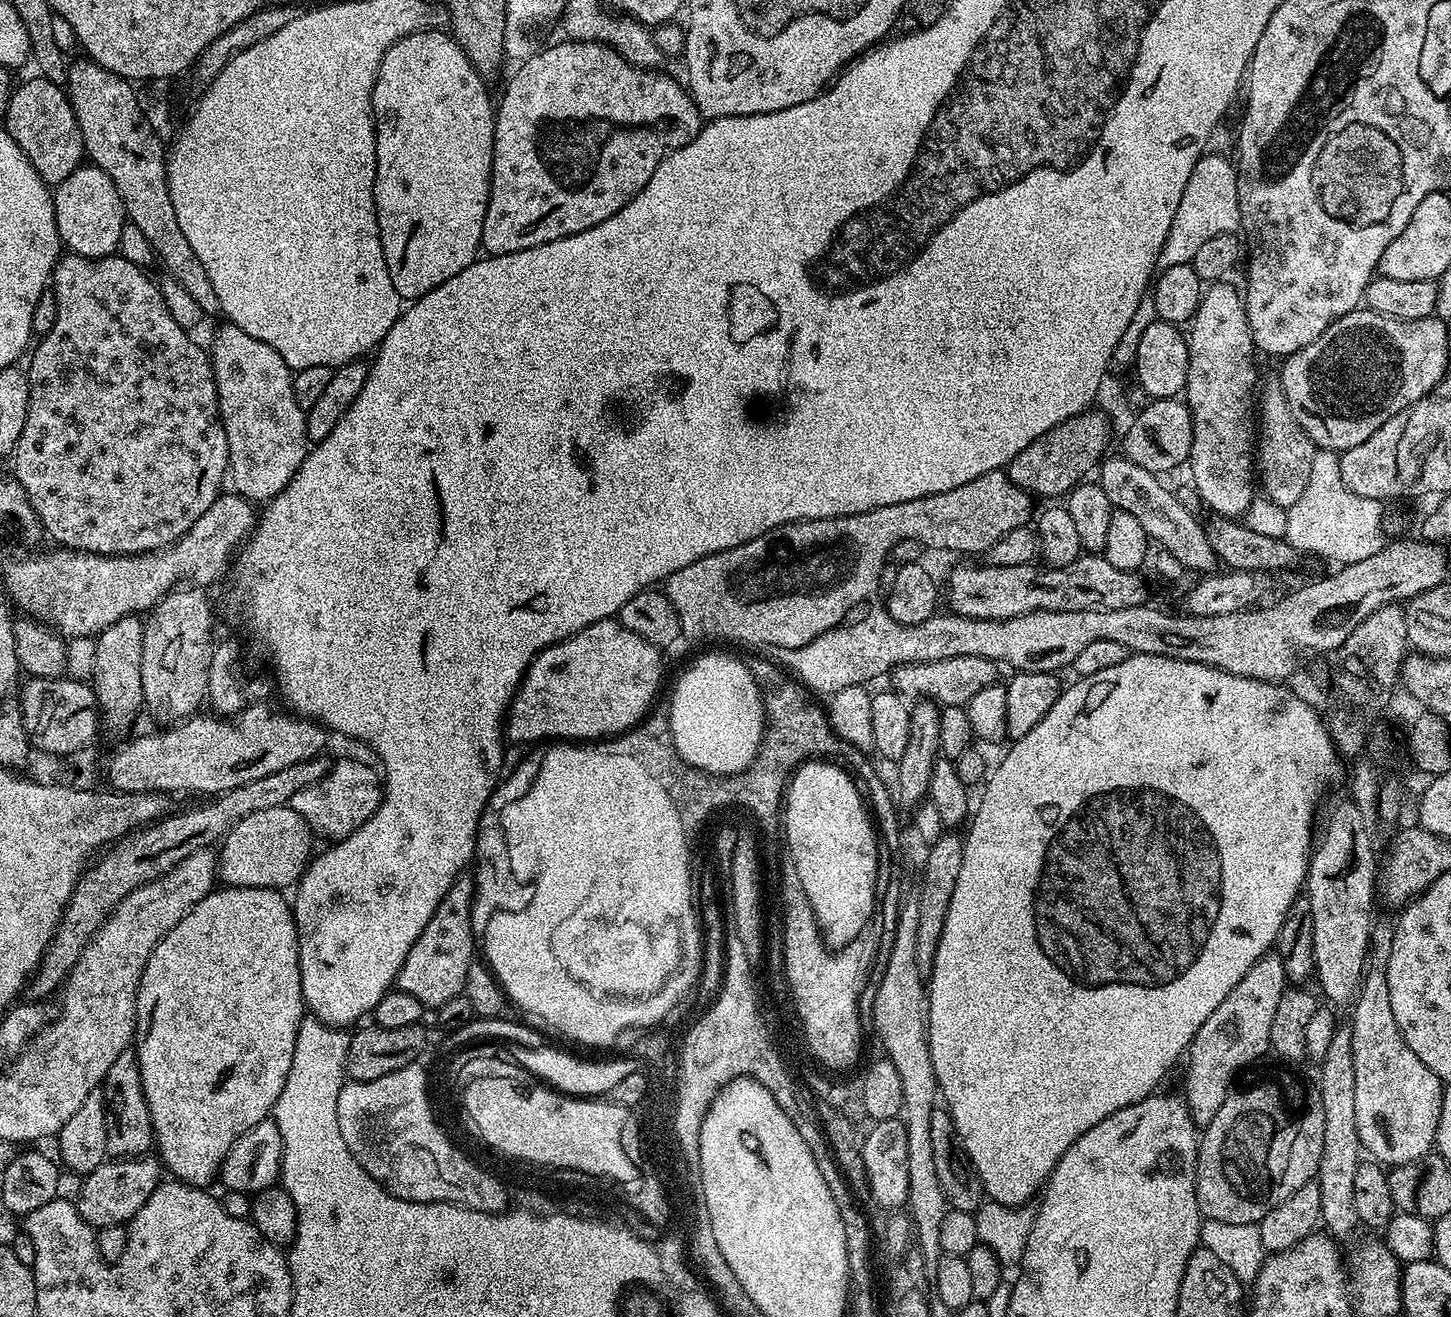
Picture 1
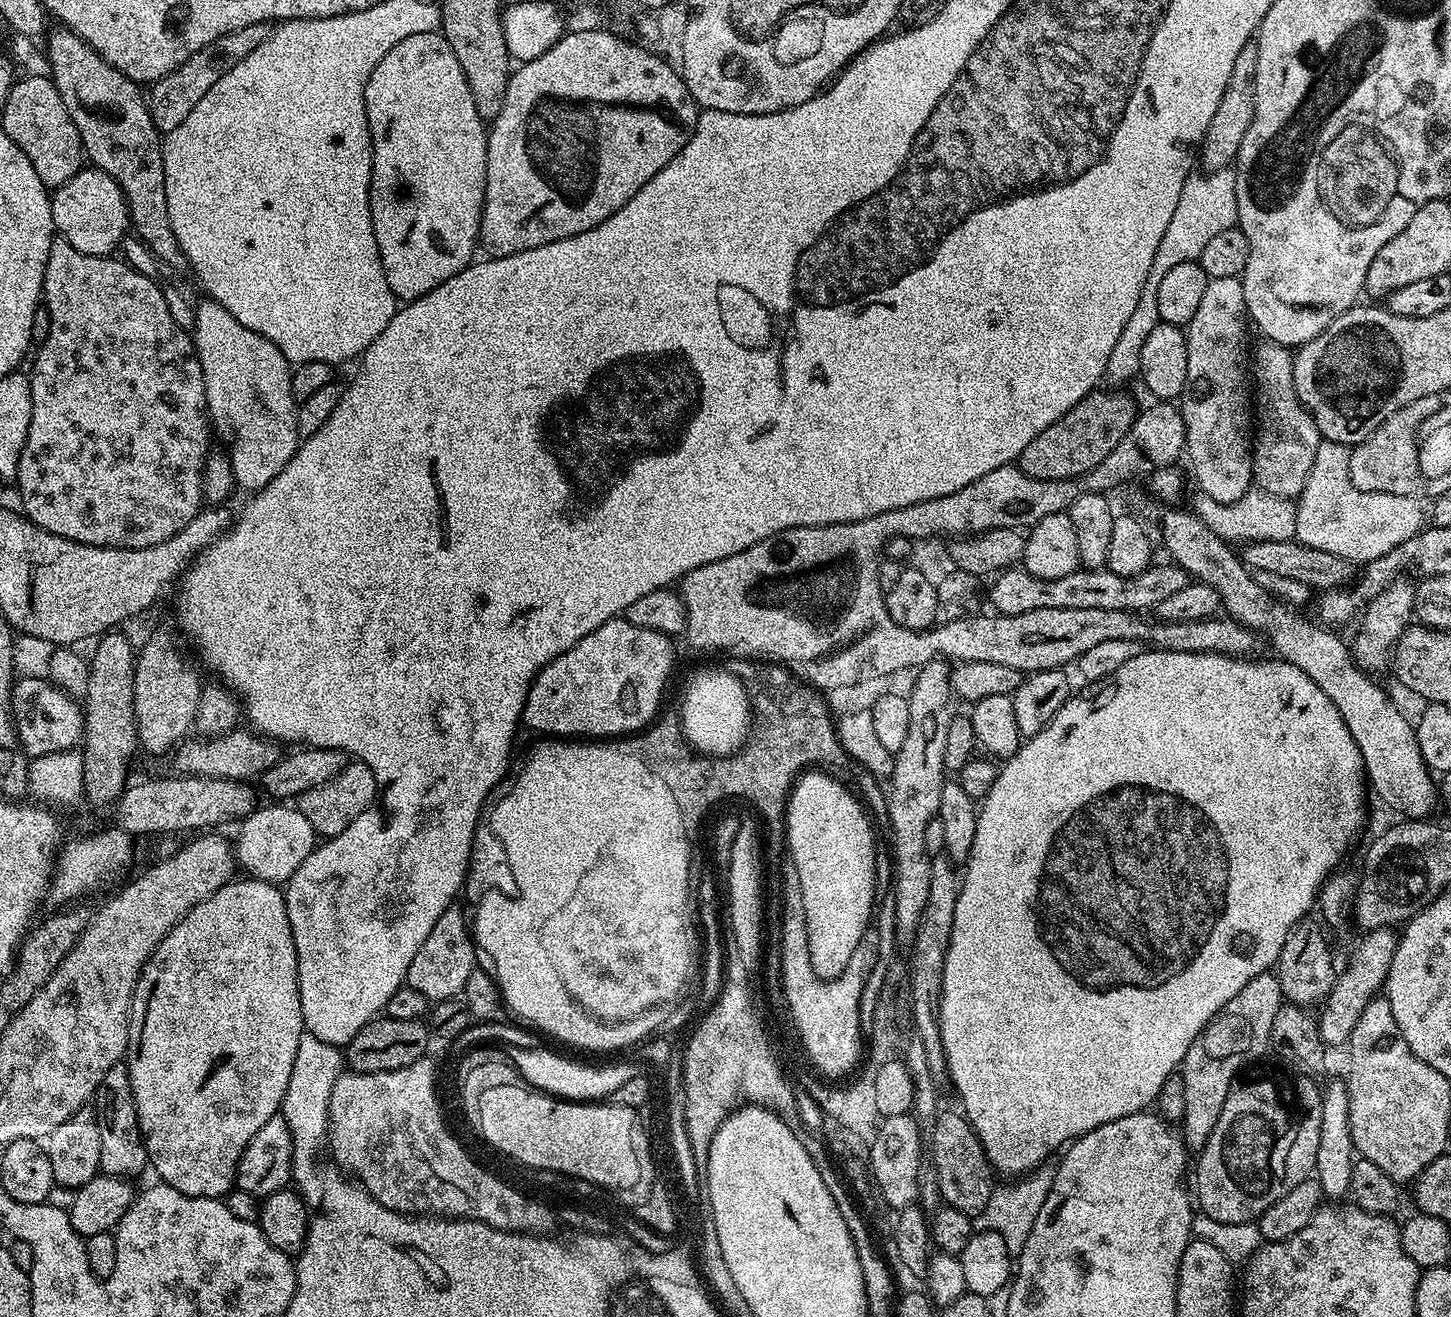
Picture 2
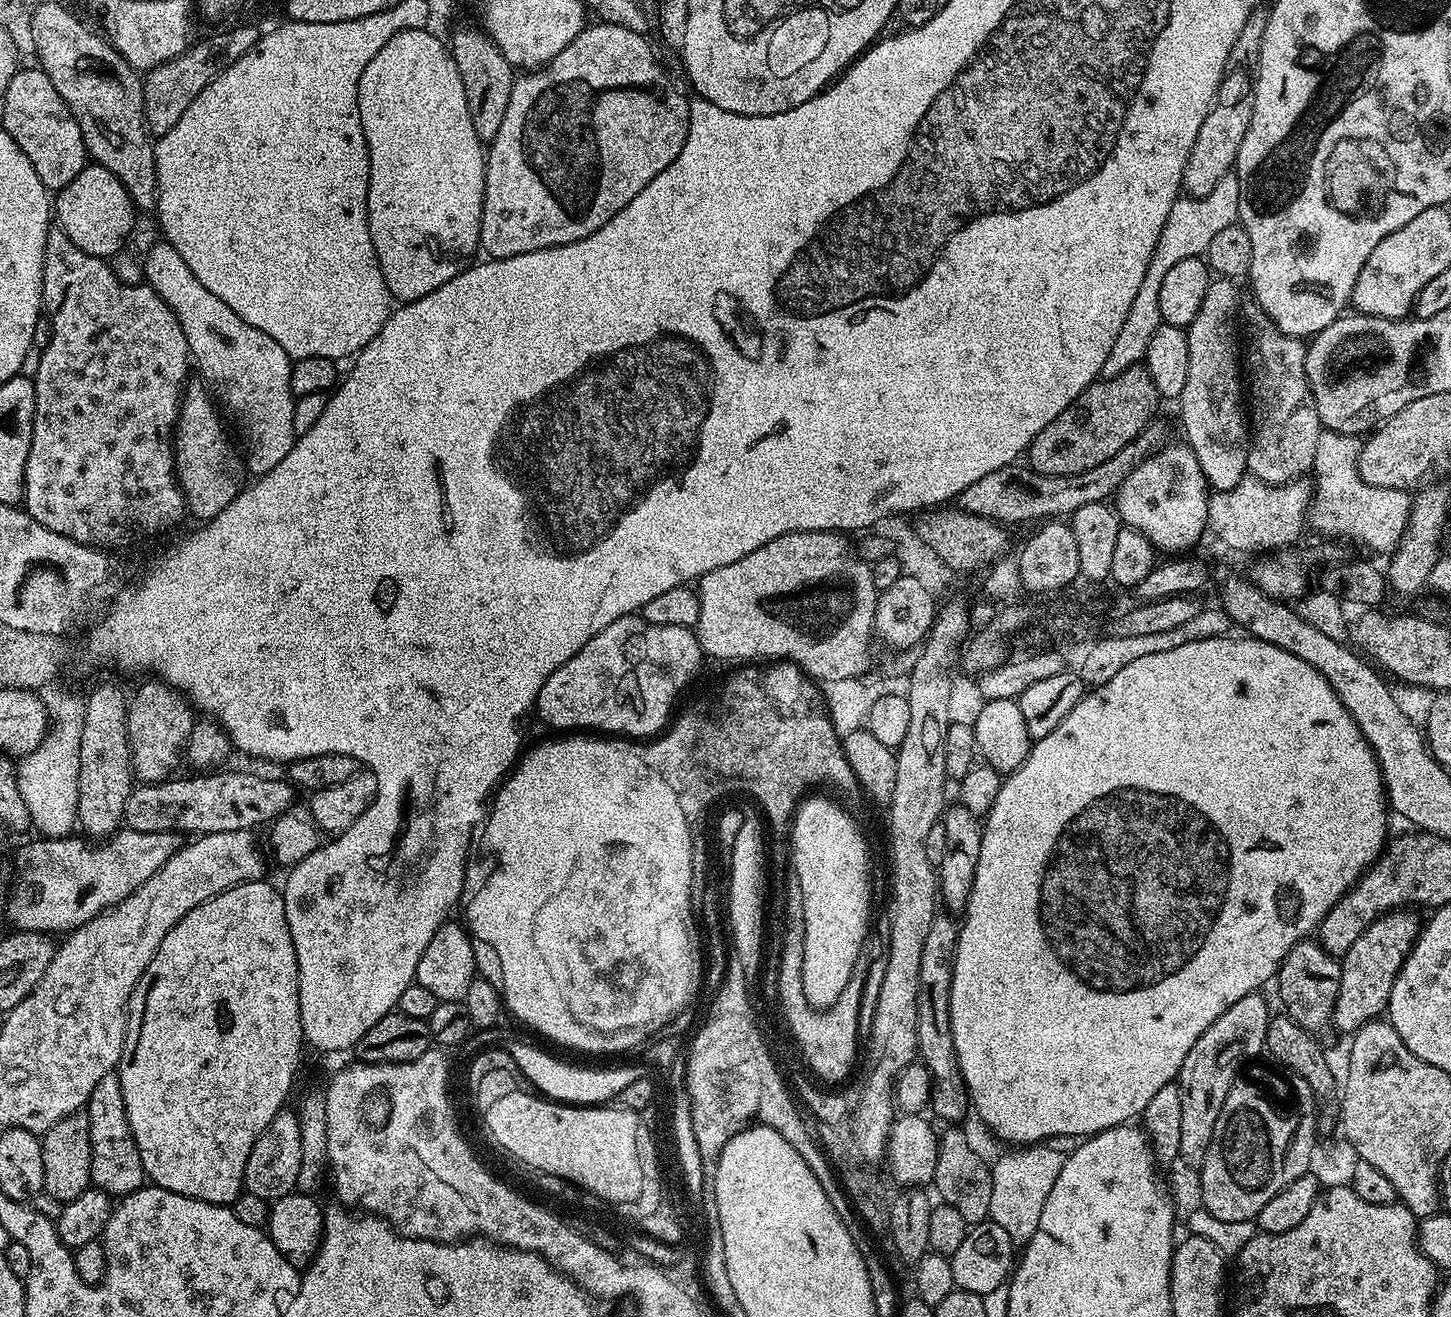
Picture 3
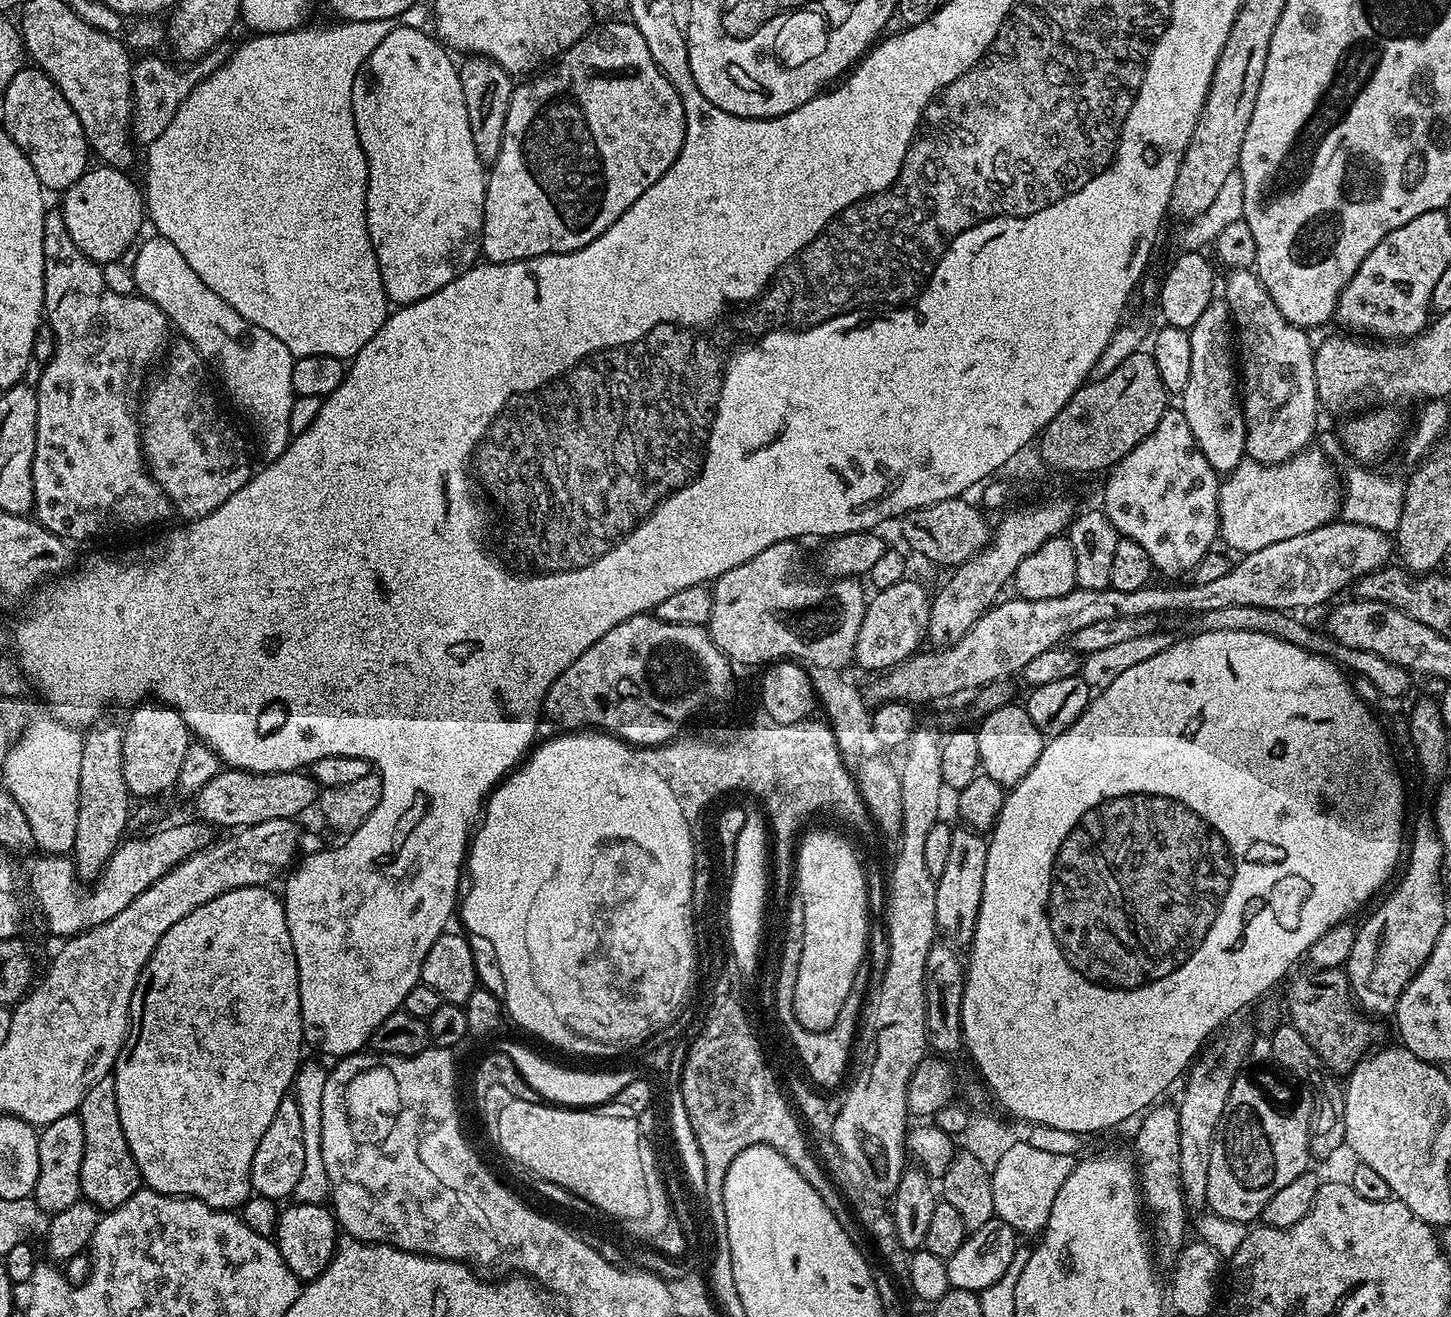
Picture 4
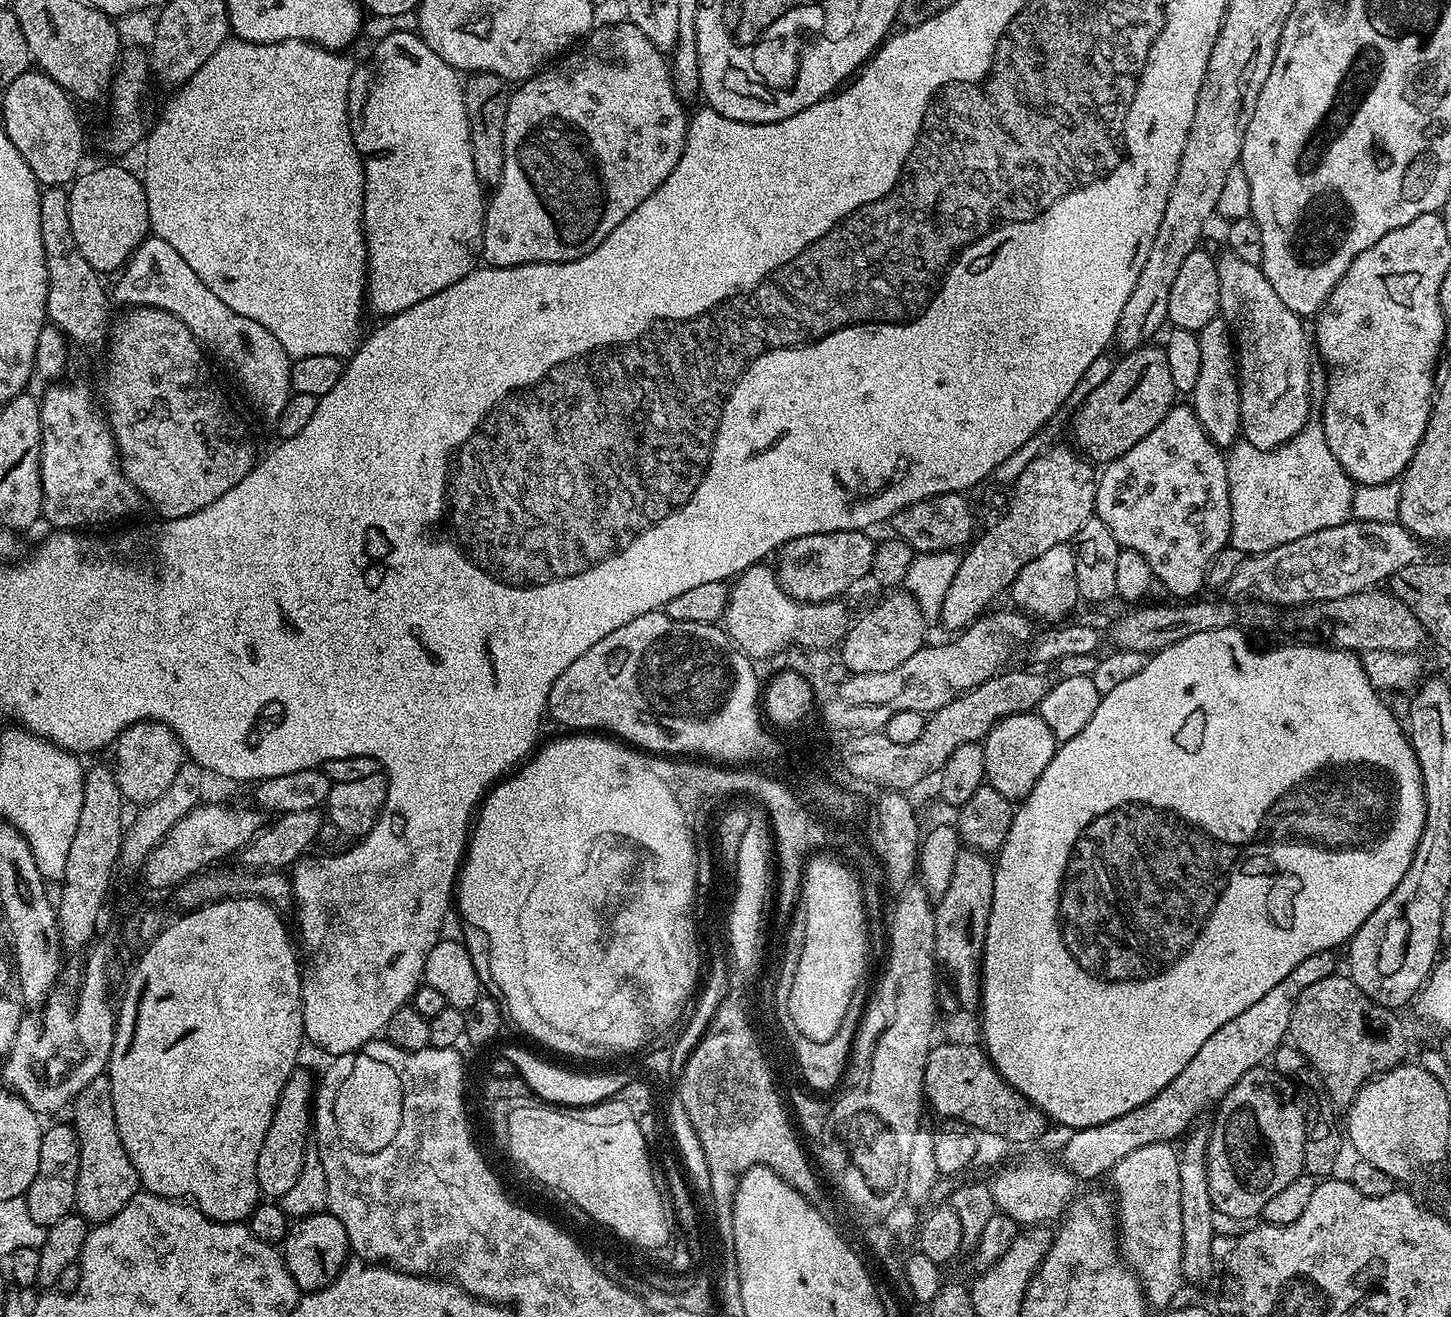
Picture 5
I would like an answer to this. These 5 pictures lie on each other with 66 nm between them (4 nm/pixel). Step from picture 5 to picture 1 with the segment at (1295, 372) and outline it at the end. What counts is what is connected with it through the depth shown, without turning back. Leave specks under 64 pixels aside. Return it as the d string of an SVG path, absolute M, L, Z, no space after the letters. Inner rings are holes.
M1272 378L1265 388L1263 385L1258 396L1258 443L1254 456L1258 461L1258 484L1264 487L1263 495L1282 509L1294 506L1309 481L1316 451L1317 447L1306 430L1298 426L1298 418L1294 418L1286 402L1279 379Z

